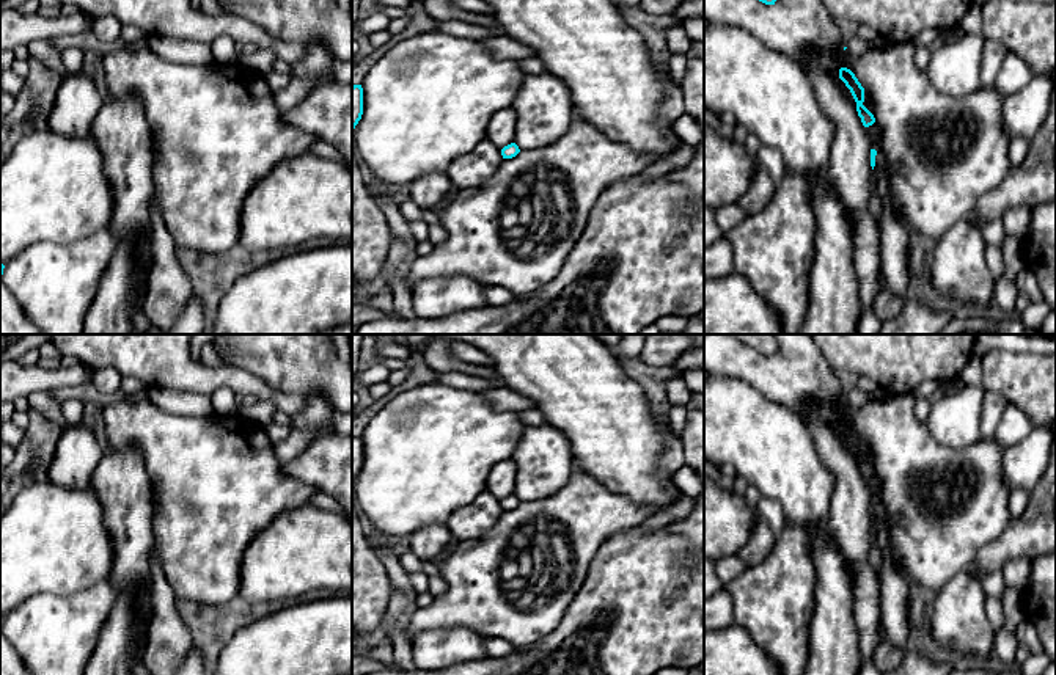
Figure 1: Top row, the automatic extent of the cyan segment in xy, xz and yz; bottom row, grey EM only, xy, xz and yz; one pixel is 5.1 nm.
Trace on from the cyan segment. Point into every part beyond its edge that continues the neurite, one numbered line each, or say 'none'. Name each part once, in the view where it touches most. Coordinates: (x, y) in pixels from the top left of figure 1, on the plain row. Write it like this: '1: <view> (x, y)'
1: yz (874, 553)

